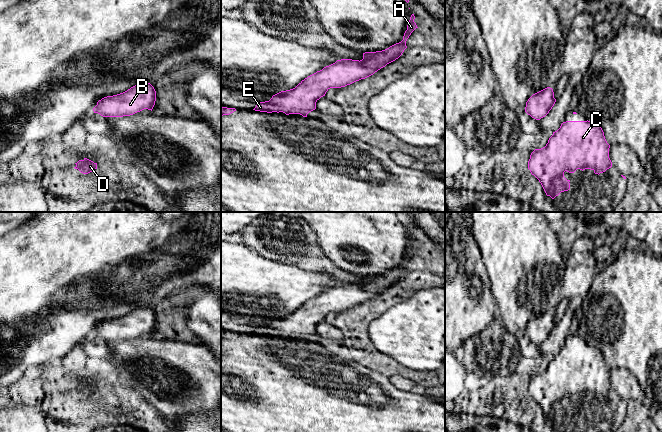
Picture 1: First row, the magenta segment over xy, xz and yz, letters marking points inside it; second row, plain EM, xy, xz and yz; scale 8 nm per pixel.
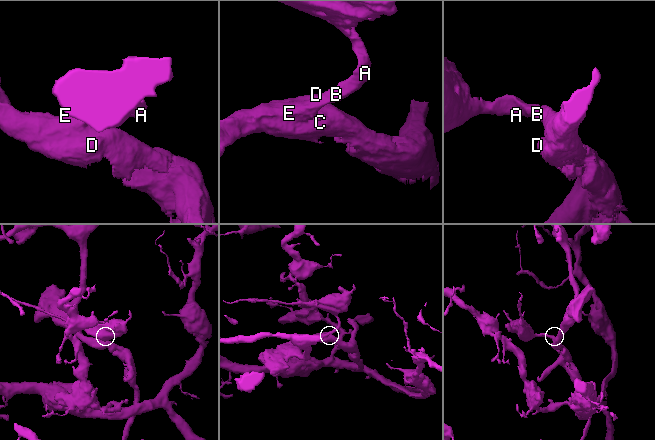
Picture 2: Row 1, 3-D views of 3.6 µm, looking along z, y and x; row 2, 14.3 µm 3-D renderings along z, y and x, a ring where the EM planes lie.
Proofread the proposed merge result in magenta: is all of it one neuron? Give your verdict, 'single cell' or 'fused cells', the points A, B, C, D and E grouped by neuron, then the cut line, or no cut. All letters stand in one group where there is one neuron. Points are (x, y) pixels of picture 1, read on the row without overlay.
single cell; groups A B C D E; cut none

